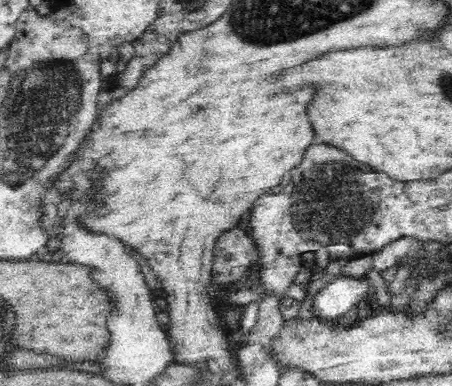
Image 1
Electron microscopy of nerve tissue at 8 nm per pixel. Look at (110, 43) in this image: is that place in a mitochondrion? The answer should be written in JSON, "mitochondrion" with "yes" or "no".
{"mitochondrion":"no"}

